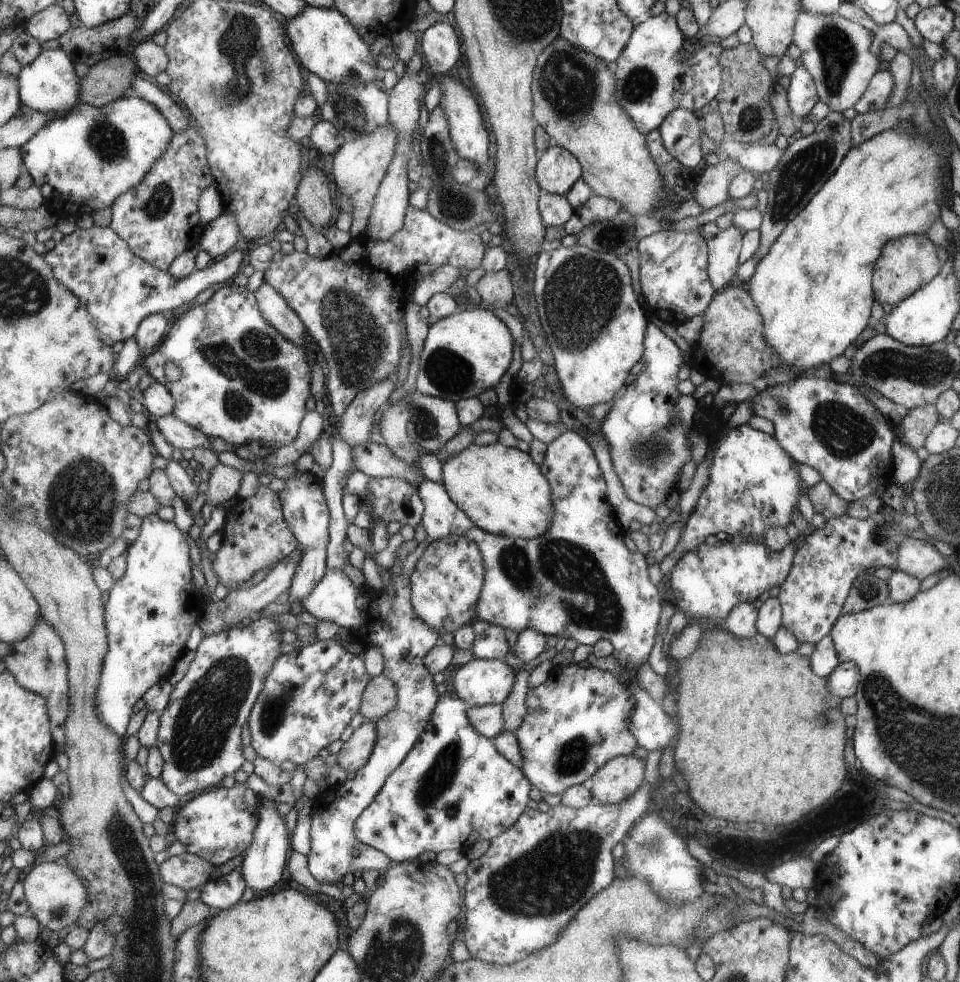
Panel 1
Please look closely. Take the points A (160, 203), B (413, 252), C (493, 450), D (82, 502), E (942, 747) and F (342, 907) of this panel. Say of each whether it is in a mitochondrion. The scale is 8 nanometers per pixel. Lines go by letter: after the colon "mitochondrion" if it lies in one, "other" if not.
A: mitochondrion
B: other
C: other
D: mitochondrion
E: mitochondrion
F: other

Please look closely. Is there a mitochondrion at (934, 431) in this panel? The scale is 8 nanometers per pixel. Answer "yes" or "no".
no

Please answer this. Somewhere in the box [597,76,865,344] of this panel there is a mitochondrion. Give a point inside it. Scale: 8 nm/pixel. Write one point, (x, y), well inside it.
(796, 179)

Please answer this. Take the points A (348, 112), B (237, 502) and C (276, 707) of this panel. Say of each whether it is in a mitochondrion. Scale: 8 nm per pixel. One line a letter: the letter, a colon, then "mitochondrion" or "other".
A: mitochondrion
B: other
C: mitochondrion

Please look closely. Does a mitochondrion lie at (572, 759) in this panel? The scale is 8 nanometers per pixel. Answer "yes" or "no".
yes

